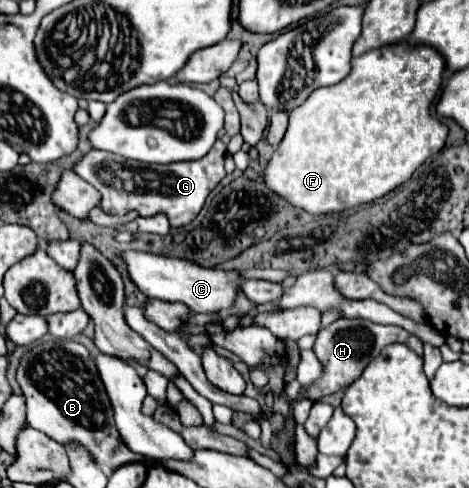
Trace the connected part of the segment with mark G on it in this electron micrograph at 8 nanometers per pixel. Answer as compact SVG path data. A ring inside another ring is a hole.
M216 143L208 155L198 161L182 161L170 165L146 165L140 161L116 157L114 153L92 149L76 161L74 173L102 193L100 207L106 213L126 215L128 211L136 211L140 217L162 213L168 217L172 227L184 227L198 217L206 197L226 177L224 157L226 143Z

